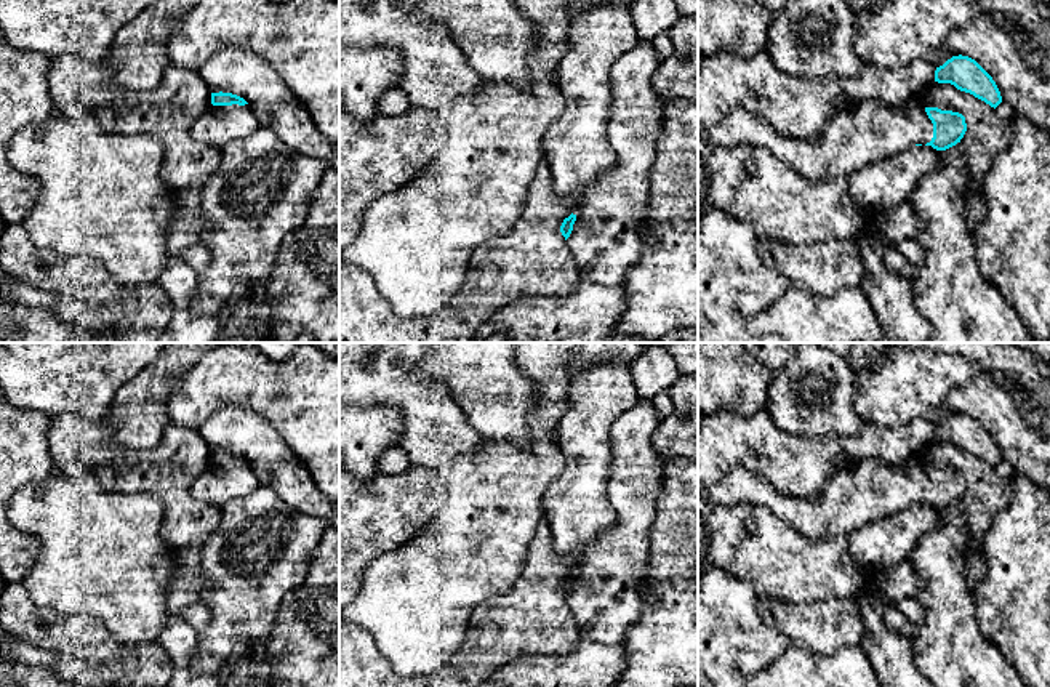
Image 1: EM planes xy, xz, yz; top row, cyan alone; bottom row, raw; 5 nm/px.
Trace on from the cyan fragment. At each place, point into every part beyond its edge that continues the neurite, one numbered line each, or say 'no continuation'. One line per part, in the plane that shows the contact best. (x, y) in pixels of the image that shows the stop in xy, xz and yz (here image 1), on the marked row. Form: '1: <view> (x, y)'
1: yz (873, 132)

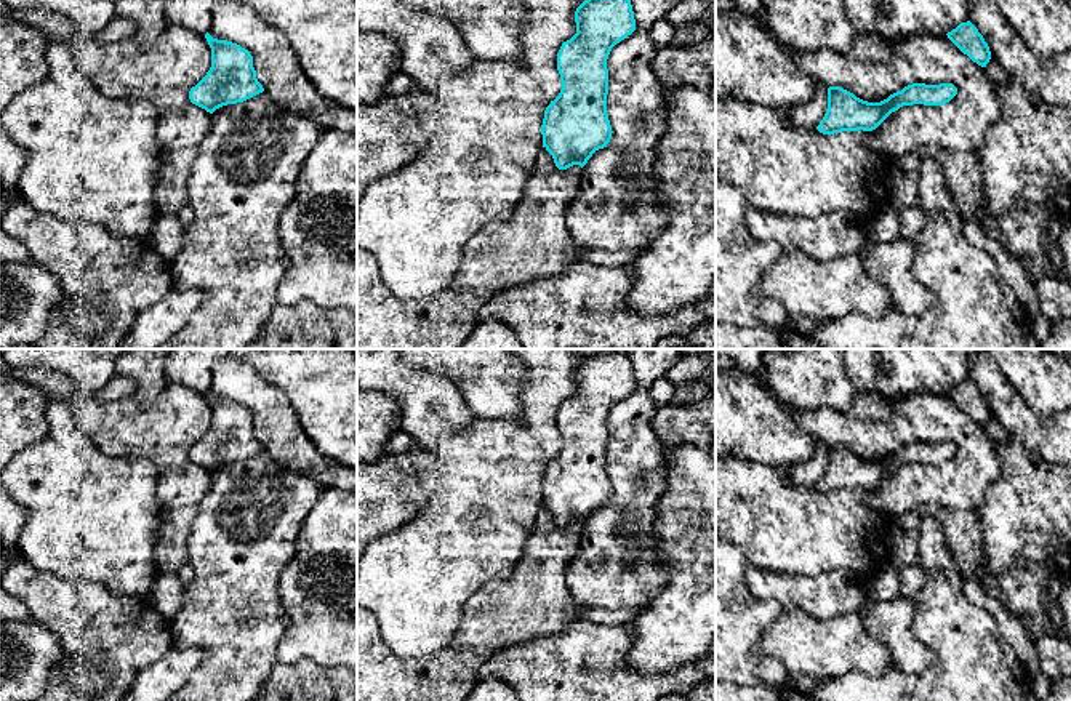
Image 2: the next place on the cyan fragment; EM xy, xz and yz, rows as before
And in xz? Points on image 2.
no continuation

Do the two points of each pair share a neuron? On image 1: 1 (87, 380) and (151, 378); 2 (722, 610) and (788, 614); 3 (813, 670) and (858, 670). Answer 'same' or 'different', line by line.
1: different
2: different
3: same

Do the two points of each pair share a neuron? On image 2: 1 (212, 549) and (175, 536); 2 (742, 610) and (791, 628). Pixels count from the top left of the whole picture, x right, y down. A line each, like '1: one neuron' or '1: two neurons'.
1: two neurons
2: two neurons

